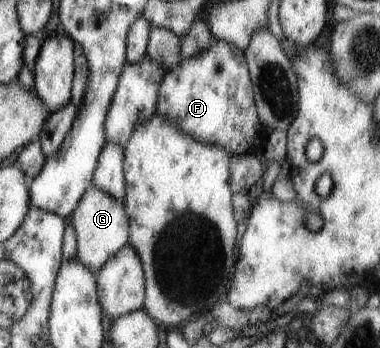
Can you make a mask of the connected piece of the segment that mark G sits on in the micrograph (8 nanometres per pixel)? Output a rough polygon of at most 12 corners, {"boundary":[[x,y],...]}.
{"boundary":[[90,184],[71,215],[75,258],[96,273],[128,242],[123,202]]}

